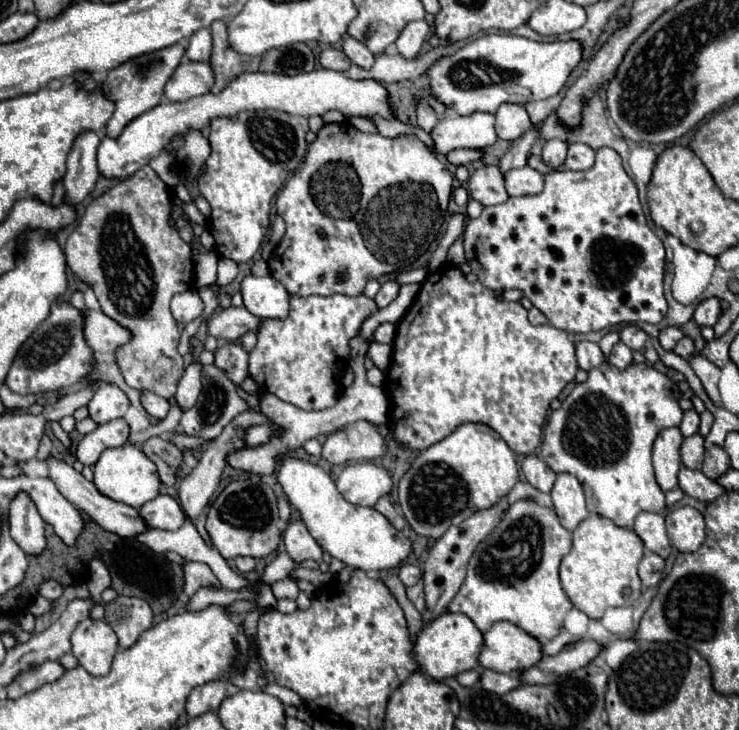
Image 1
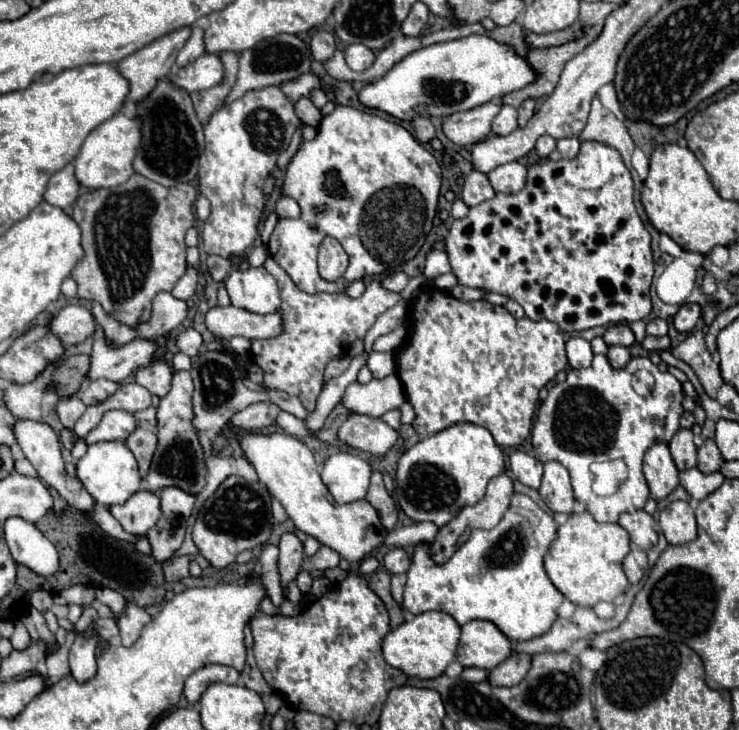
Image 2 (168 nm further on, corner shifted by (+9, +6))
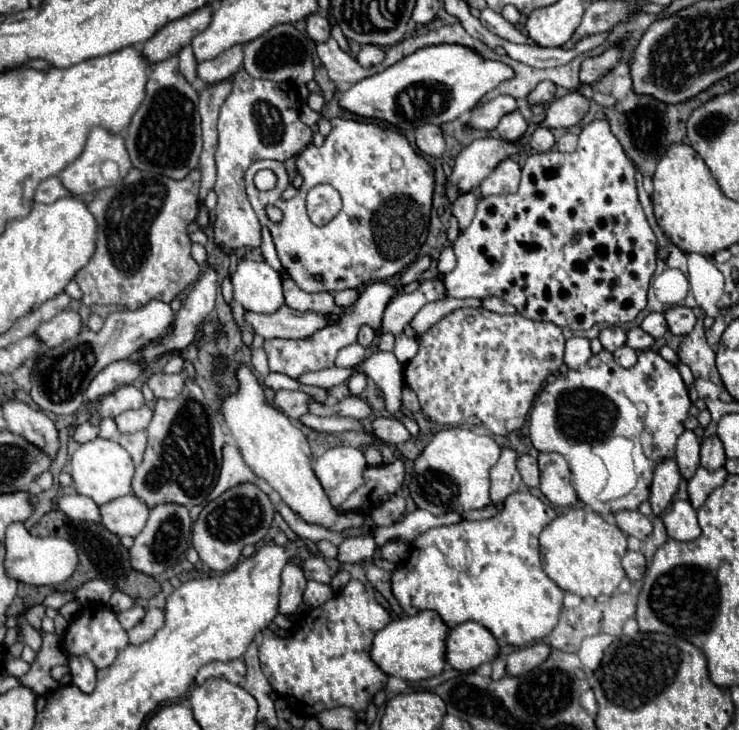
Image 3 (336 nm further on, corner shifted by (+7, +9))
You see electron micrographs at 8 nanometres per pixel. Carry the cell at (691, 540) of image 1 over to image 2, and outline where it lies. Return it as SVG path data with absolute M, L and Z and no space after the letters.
M682 500L670 502L660 512L658 524L670 544L686 544L696 538L694 508L688 502L682 502Z

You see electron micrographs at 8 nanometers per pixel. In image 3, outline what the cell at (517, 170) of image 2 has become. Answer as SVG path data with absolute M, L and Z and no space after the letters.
M504 159L496 165L496 169L482 181L480 191L482 195L502 195L502 193L516 193L520 183L520 167L514 159Z

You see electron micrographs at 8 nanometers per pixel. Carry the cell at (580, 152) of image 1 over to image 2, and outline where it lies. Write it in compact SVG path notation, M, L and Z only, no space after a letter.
M572 136L572 138L562 138L562 140L558 140L558 144L556 144L556 154L558 154L558 158L574 158L574 156L578 154L578 150L580 150L580 142L578 142L576 136Z

